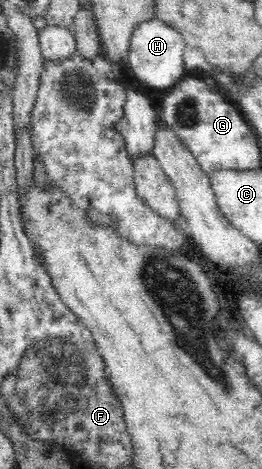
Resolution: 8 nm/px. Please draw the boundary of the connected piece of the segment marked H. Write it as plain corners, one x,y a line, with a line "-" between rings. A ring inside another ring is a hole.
157,18
147,20
138,24
133,31
126,59
127,66
139,82
151,88
168,88
179,82
185,74
185,62
183,61
185,48
186,42
179,31

